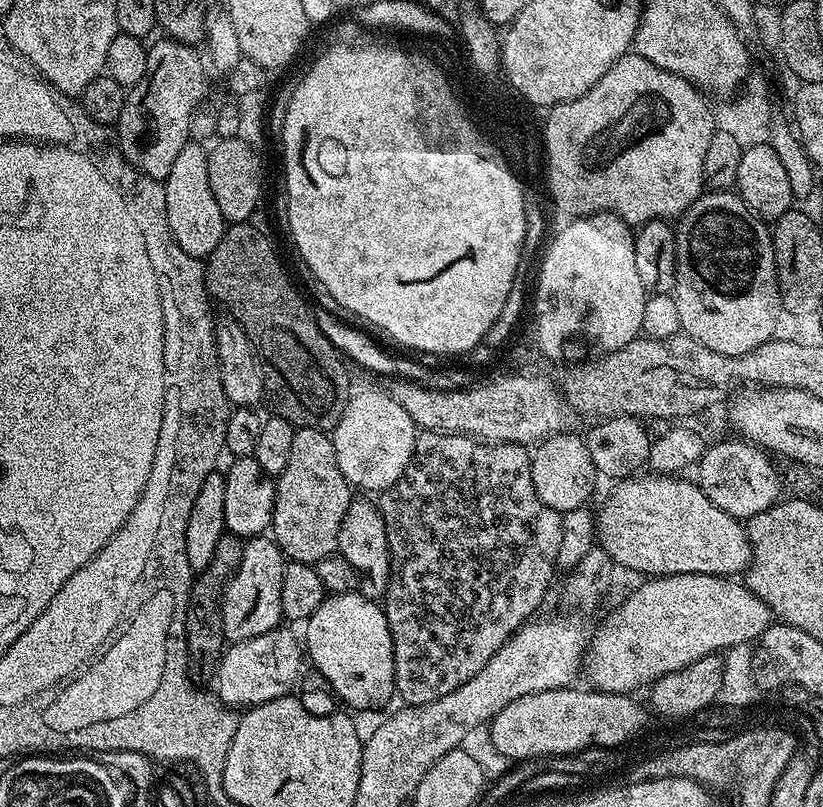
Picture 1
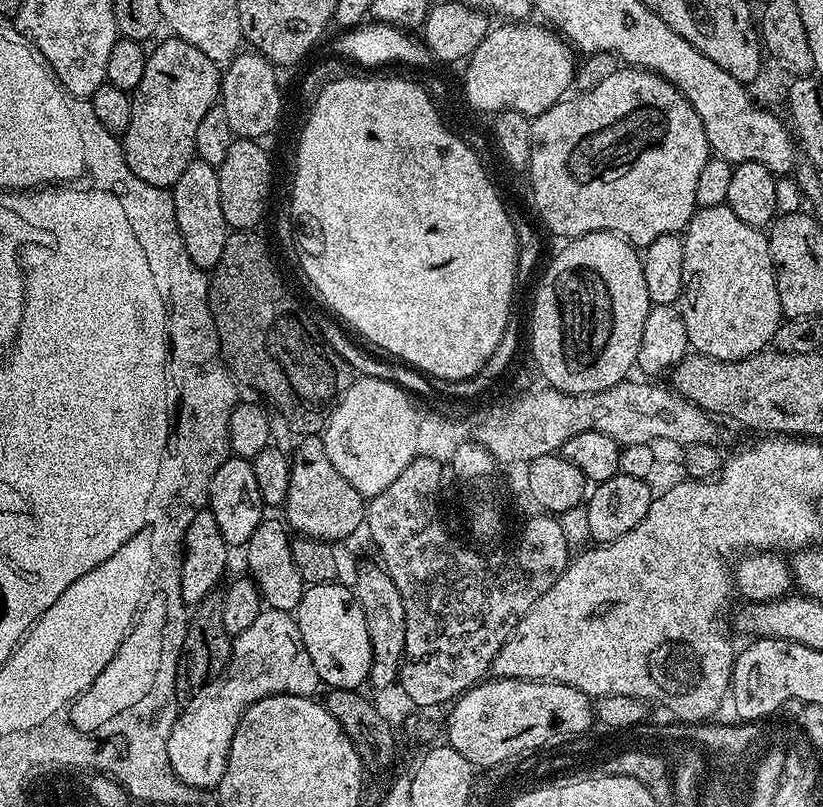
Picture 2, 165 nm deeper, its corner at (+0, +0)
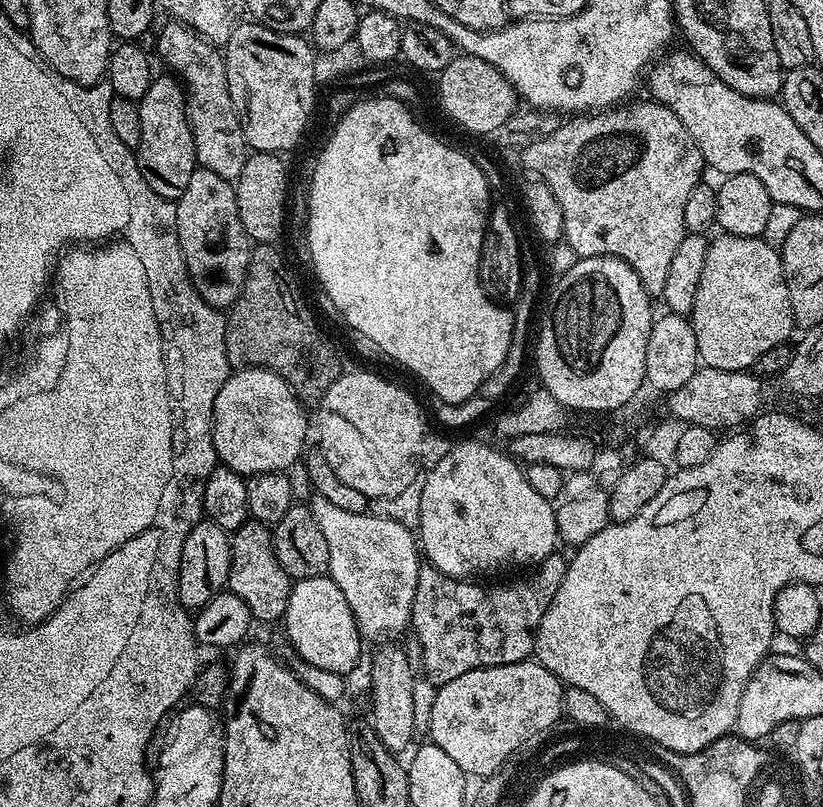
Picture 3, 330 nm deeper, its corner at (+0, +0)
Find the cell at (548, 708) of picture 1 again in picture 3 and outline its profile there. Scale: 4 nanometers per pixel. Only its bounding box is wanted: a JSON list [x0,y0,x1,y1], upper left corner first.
[427,659,565,777]

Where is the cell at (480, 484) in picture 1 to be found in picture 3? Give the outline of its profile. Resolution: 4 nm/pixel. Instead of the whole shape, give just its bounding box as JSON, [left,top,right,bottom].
[410,554,568,686]

